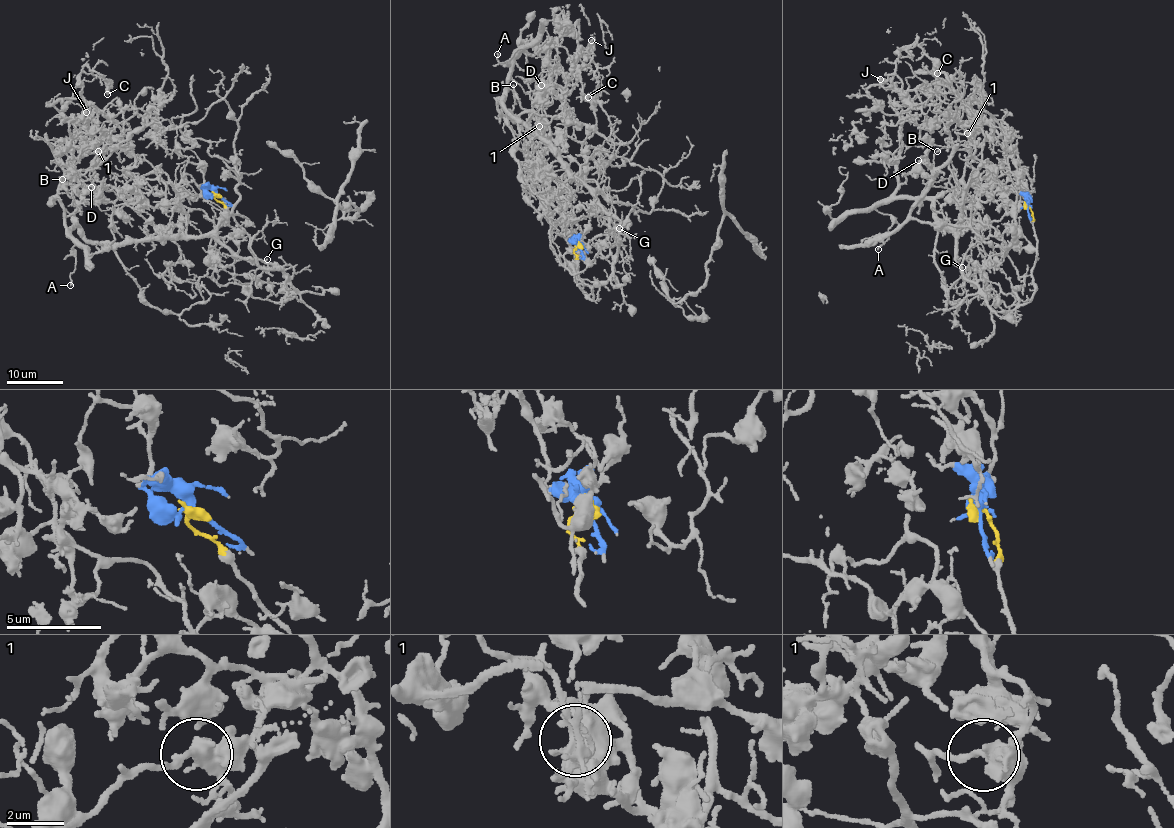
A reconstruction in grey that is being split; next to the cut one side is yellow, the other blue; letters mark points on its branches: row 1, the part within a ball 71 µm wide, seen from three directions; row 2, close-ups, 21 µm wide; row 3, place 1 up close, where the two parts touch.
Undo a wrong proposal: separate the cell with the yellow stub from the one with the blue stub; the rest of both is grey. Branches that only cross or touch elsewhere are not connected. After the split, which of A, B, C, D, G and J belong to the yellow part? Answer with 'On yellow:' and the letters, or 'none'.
On yellow: A, G

